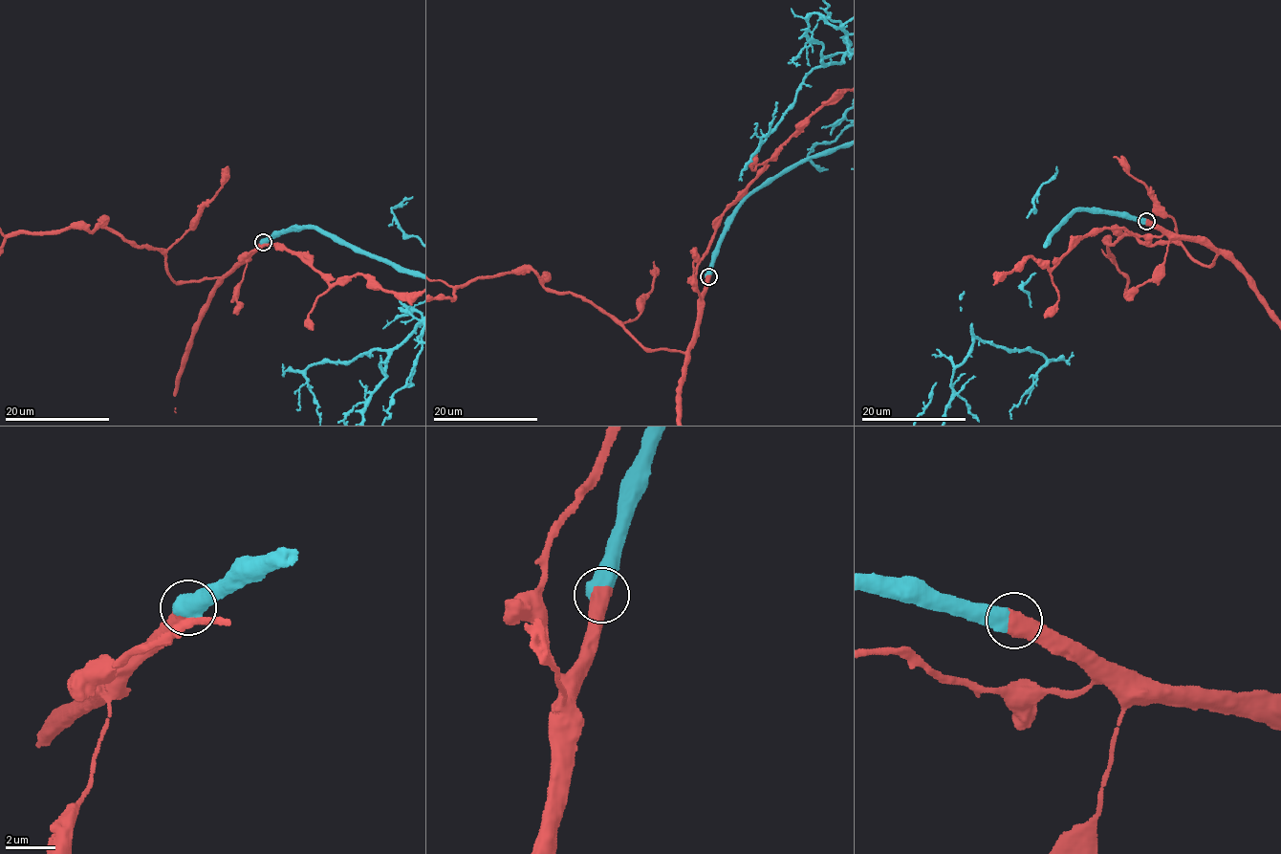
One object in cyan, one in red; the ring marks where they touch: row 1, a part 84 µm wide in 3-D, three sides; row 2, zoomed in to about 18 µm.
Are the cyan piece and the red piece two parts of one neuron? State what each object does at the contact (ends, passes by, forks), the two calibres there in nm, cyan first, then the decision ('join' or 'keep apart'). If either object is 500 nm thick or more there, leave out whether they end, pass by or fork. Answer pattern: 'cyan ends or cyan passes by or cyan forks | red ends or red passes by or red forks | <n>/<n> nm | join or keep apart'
700/700 nm | join

